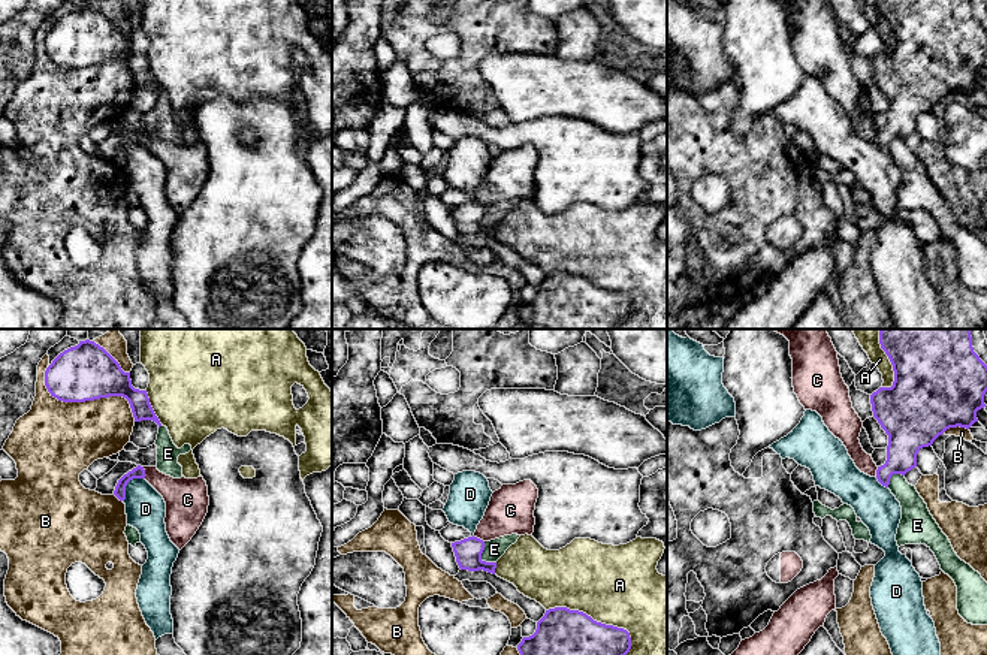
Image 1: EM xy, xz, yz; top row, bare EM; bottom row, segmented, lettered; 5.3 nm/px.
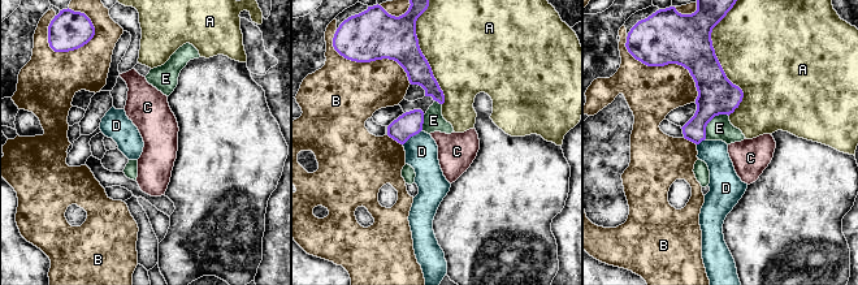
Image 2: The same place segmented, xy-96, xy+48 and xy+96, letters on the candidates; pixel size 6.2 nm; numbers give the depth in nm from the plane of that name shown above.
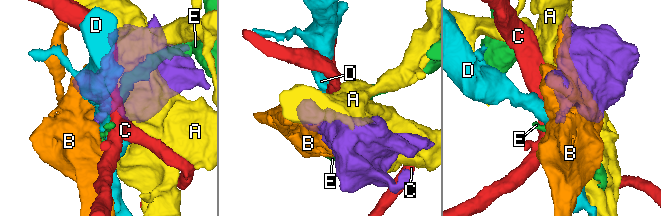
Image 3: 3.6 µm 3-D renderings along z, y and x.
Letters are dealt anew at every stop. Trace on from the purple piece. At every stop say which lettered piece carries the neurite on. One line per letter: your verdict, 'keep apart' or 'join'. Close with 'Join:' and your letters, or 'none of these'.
A: keep apart
B: keep apart
C: keep apart
D: keep apart
E: keep apart
Join: none of these

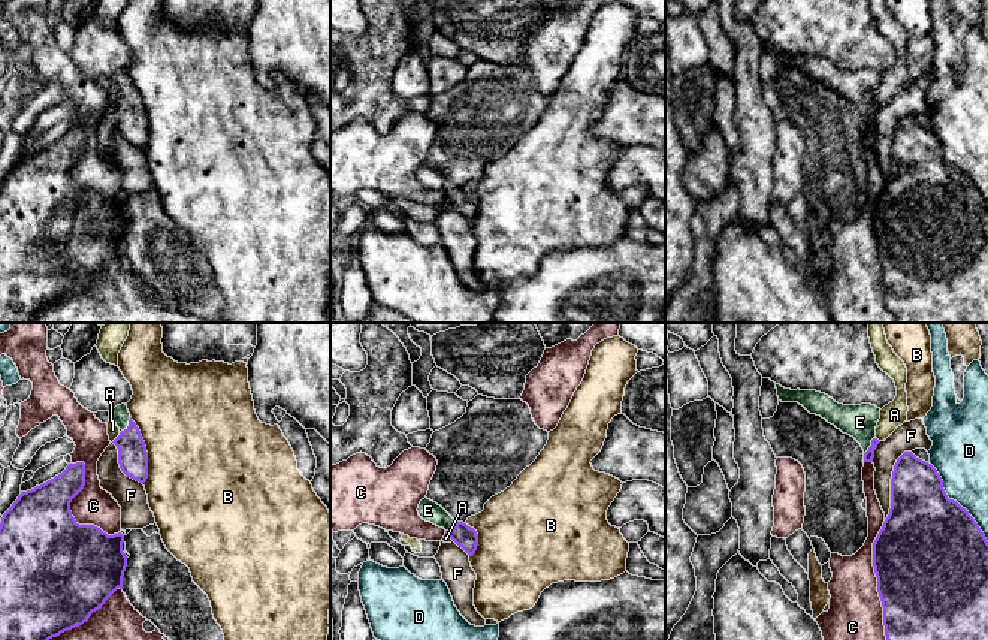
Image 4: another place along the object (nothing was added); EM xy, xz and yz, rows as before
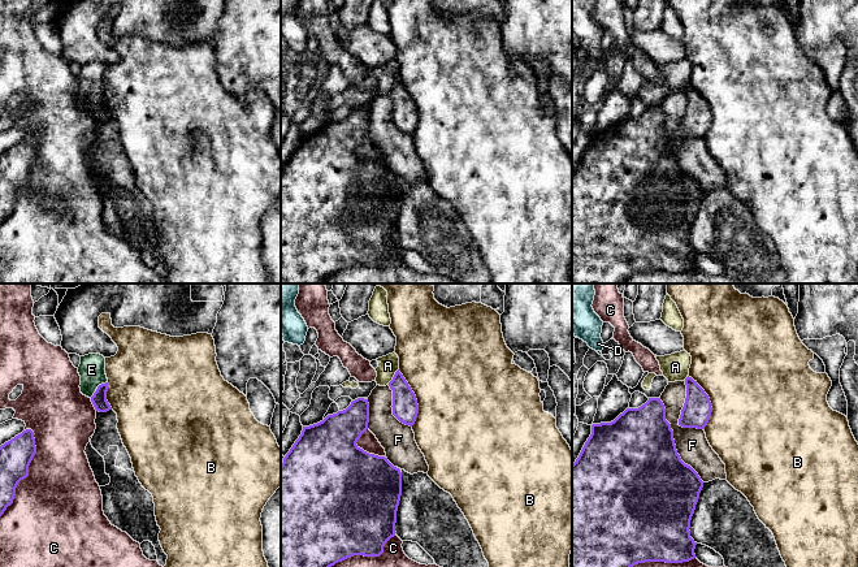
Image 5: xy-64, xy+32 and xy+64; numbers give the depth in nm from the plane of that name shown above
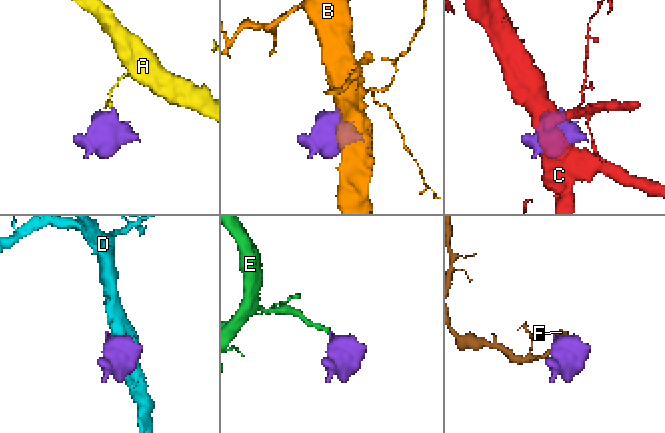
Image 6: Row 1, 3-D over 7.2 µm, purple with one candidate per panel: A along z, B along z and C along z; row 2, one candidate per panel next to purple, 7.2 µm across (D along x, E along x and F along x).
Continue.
A: keep apart
B: keep apart
C: keep apart
D: keep apart
E: join
F: keep apart
Join: E

